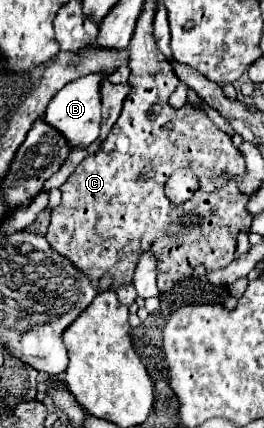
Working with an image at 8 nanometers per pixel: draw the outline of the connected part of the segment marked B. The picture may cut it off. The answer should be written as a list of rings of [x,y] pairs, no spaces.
[[[104,72],[82,76],[74,82],[68,82],[48,104],[44,122],[64,134],[70,150],[86,148],[100,136],[100,82],[106,78]]]

